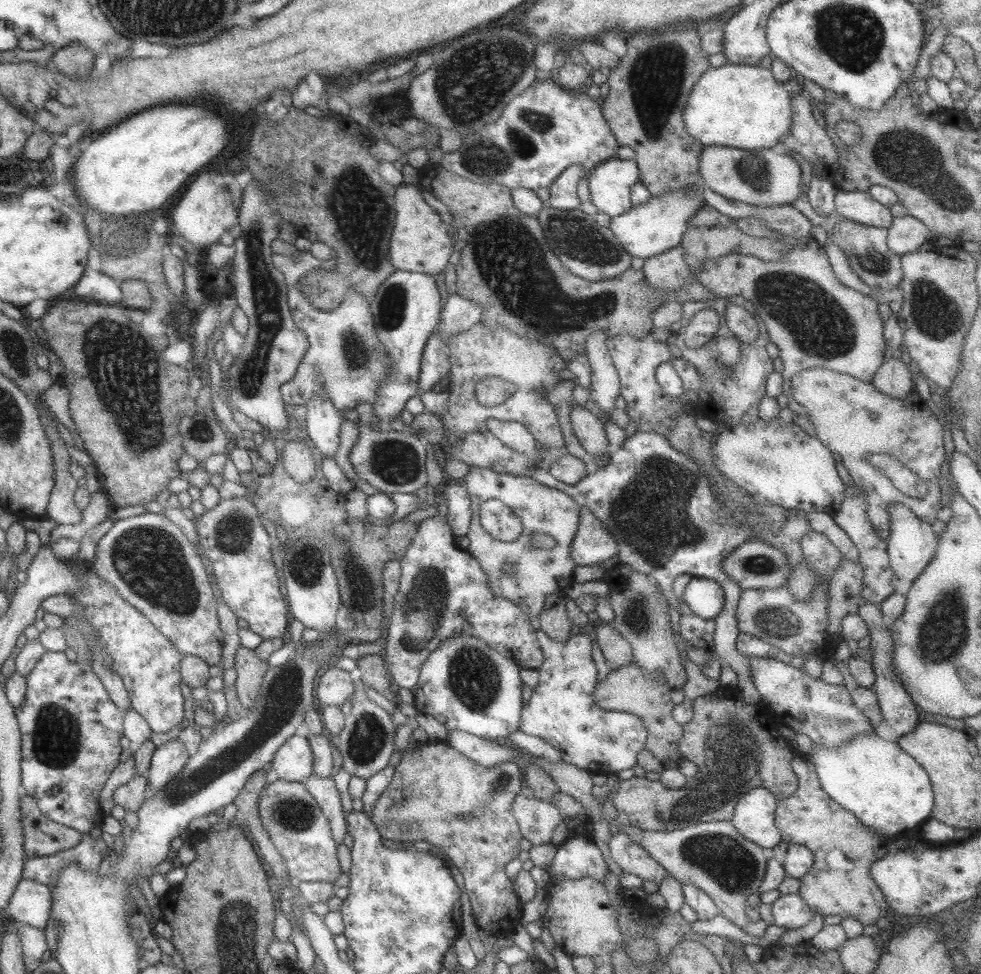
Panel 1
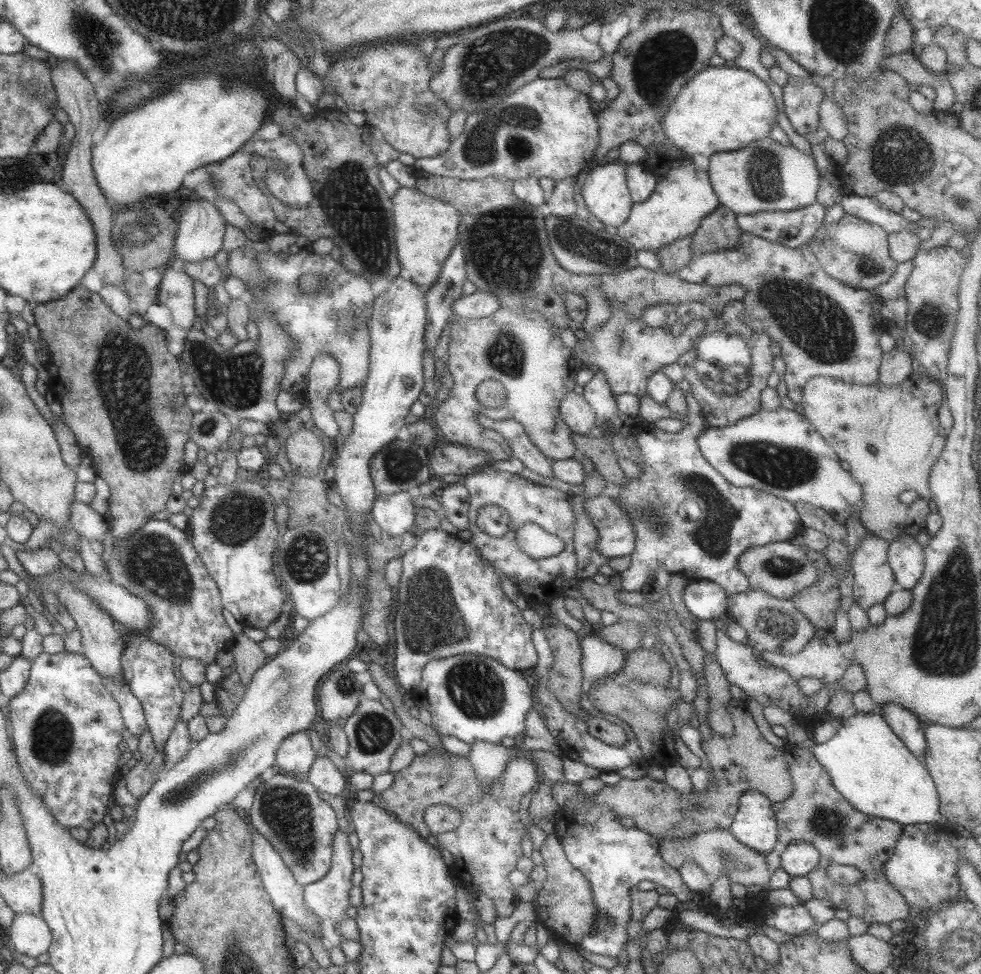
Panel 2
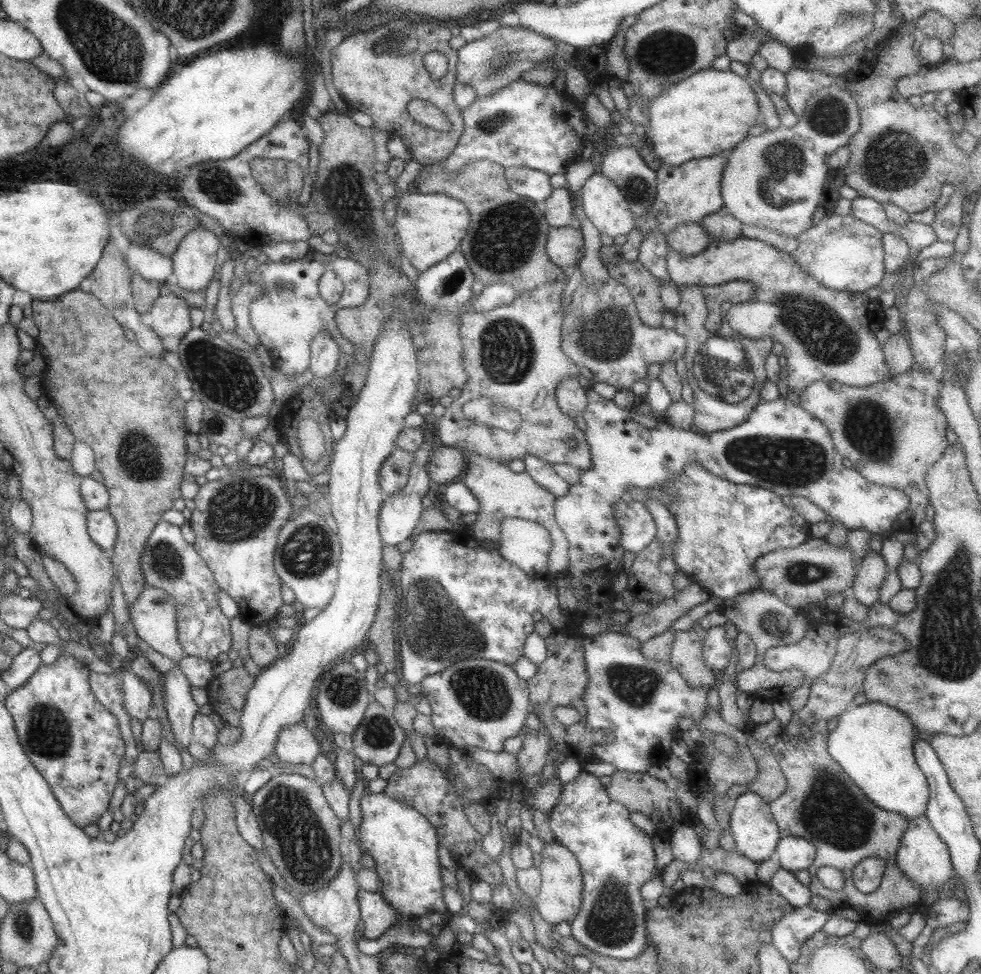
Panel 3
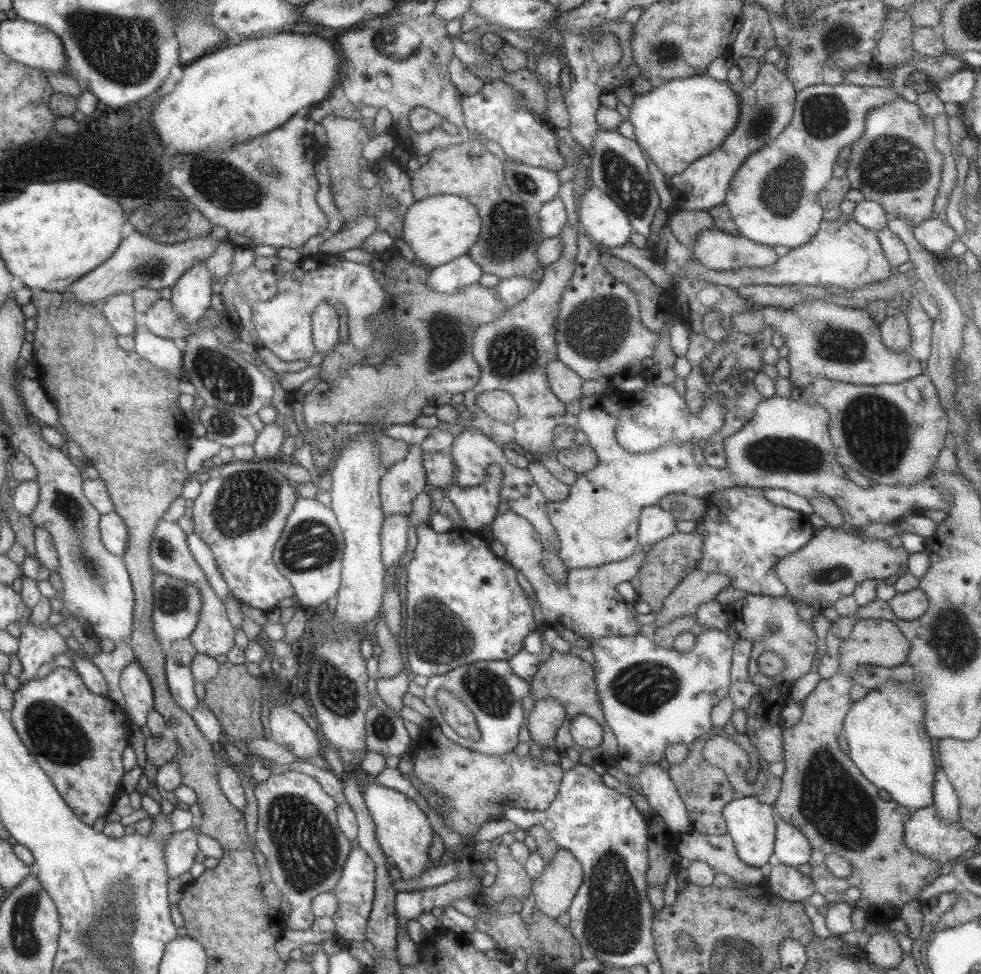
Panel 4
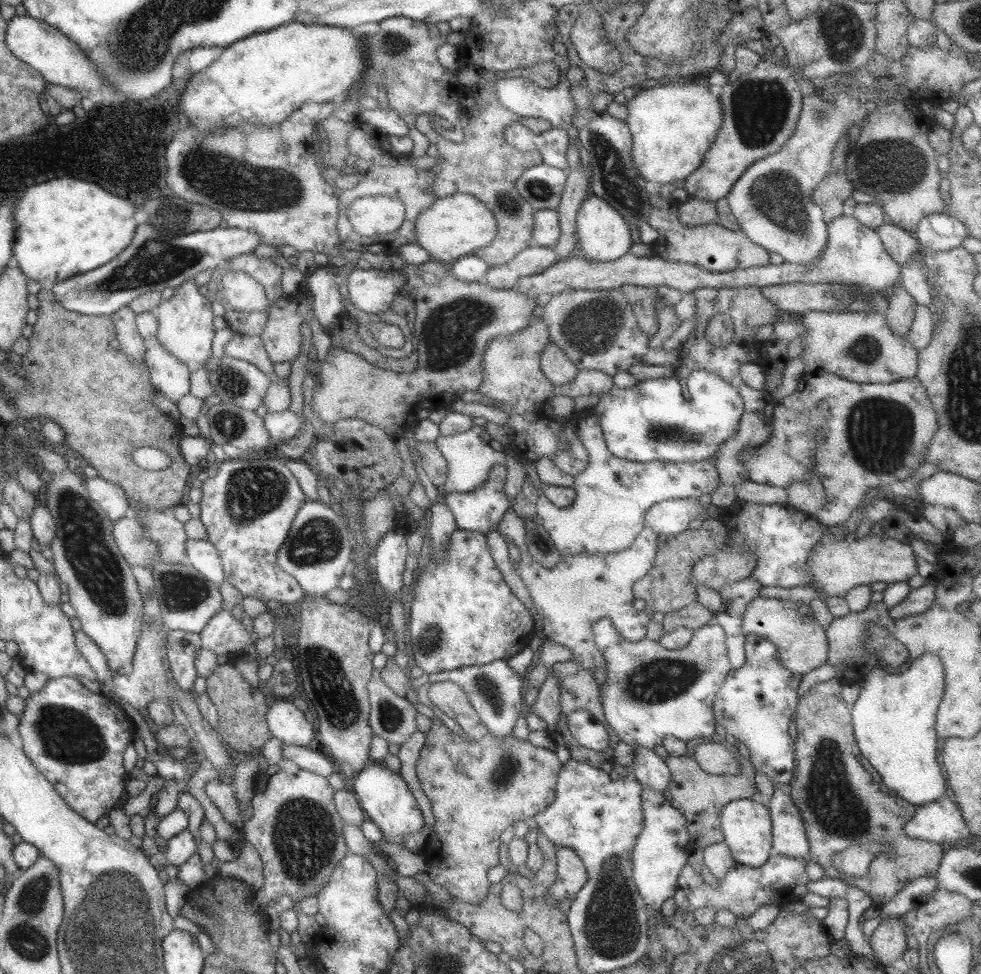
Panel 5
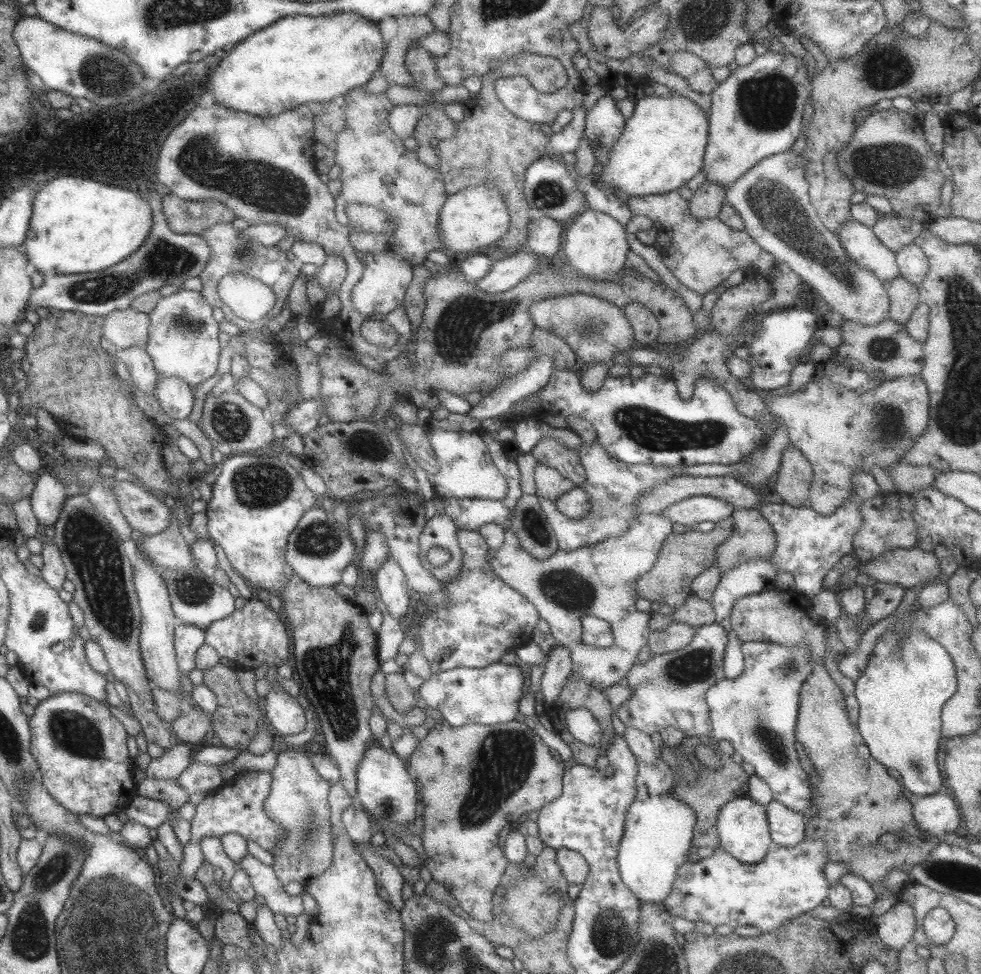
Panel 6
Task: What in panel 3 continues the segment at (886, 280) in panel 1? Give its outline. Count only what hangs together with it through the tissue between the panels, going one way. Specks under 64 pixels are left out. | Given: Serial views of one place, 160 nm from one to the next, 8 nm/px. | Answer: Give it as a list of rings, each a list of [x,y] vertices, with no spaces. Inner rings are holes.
[[[826,213],[815,225],[797,236],[797,248],[790,253],[797,265],[821,286],[837,292],[863,293],[881,283],[884,272],[882,232],[854,216]]]

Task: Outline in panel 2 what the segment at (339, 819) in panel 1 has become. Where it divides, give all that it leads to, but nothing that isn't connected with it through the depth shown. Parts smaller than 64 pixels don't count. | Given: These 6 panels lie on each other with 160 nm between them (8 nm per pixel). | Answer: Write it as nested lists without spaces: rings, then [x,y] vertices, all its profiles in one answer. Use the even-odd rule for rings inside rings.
[[[338,829],[335,832],[335,836],[333,836],[332,859],[327,874],[323,878],[311,882],[311,884],[302,886],[303,902],[305,902],[306,907],[310,908],[321,922],[328,921],[332,922],[333,926],[337,926],[339,920],[348,917],[346,911],[349,908],[349,889],[352,887],[349,877],[353,872],[351,857],[352,849],[348,844],[347,834]]]

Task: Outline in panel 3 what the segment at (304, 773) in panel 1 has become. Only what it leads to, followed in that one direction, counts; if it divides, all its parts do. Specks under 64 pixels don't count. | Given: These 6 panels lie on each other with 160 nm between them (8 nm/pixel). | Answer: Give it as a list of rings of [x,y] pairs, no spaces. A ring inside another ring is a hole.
[[[298,722],[279,731],[274,752],[282,763],[311,765],[320,753],[320,745],[321,739]]]

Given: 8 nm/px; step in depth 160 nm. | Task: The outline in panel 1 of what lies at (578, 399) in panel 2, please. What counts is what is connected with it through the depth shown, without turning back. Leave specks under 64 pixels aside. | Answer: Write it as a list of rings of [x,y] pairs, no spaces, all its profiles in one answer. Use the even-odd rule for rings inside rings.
[[[572,405],[569,422],[580,447],[599,458],[608,452],[608,442],[601,420],[583,406]]]

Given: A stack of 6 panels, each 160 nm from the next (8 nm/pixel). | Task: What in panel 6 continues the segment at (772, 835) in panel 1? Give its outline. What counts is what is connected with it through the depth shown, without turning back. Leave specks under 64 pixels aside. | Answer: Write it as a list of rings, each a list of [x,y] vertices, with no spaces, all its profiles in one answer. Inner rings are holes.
[[[737,797],[720,808],[716,830],[719,848],[743,864],[757,864],[771,848],[766,808],[748,797]]]

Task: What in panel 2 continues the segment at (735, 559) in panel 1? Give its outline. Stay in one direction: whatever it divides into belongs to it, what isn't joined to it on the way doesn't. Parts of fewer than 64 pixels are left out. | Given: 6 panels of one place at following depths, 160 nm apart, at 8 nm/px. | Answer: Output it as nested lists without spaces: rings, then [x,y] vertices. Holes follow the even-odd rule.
[[[788,541],[770,542],[751,547],[738,556],[739,572],[747,577],[749,589],[759,589],[776,599],[789,599],[799,590],[809,587],[817,580],[815,564],[806,557],[802,548]]]

